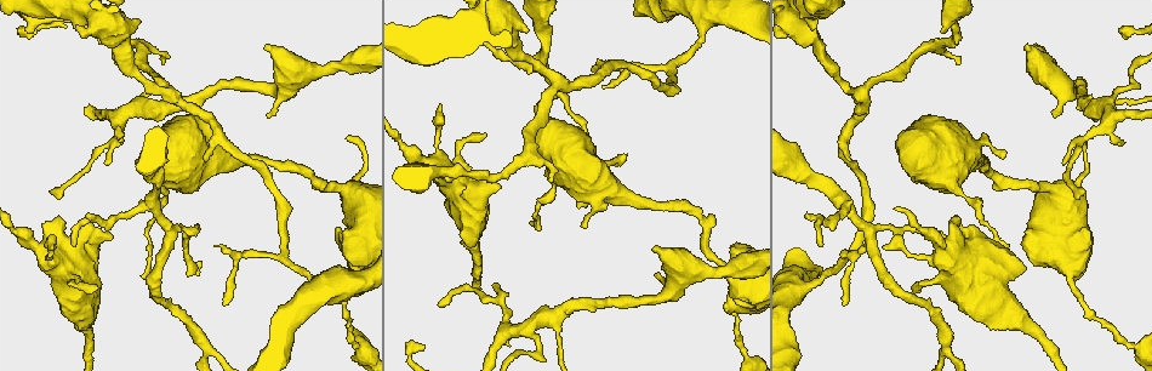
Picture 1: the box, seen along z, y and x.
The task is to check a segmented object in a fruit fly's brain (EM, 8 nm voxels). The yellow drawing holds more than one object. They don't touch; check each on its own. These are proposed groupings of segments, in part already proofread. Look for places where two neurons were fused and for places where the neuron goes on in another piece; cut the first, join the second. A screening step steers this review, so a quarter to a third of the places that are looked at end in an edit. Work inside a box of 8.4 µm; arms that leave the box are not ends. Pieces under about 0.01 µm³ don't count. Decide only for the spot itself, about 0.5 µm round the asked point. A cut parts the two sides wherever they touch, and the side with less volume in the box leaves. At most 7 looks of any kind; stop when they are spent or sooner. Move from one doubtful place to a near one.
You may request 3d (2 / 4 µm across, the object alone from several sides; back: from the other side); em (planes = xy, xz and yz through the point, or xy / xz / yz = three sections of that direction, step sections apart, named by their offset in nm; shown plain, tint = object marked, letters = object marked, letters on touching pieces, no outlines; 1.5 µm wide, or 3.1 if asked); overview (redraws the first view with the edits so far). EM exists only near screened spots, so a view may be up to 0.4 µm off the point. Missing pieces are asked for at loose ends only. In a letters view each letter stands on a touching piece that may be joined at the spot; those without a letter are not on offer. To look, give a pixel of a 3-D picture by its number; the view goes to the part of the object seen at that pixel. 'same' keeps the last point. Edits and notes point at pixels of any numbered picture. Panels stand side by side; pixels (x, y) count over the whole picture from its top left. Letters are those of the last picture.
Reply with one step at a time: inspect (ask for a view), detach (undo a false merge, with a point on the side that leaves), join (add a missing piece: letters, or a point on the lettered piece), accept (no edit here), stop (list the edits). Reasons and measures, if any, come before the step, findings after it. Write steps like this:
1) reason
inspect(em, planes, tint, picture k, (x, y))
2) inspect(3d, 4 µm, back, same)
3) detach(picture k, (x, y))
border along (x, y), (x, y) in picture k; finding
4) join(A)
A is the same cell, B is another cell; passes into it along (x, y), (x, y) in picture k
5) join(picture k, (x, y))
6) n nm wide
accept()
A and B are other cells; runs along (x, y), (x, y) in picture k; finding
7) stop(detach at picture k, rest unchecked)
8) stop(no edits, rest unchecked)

free end
inspect(em, planes, letters, picture 1, (862, 245))

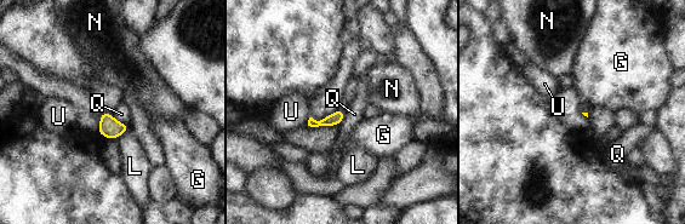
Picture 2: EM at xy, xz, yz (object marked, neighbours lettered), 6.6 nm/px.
Q touches over 140 nm
accept()
G, L, N, Q and U are other cells; none of them fits

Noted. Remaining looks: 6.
an open end
inspect(3d, 4 µm, picture 1, (266, 46))

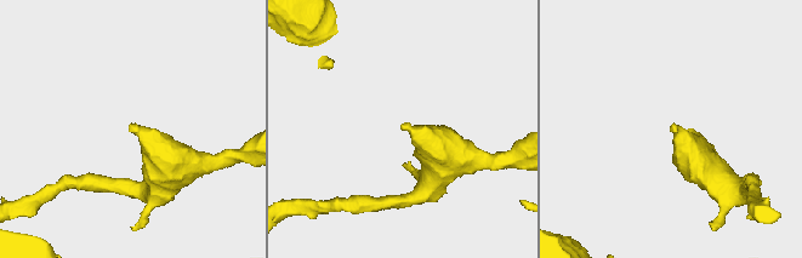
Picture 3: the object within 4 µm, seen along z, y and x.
need the tissue
inspect(em, planes, letters, picture 3, (671, 129))

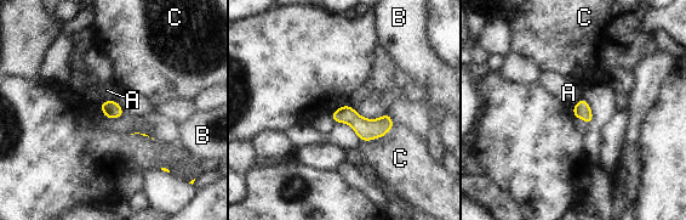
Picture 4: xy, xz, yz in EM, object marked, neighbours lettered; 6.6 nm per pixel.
accept()
A, B and C are other cells; border along (102, 99), (115, 100) in picture 4; none of them fits

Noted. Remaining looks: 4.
branch stops here
inspect(em, xz, step 8, letters, picture 1, (197, 271))

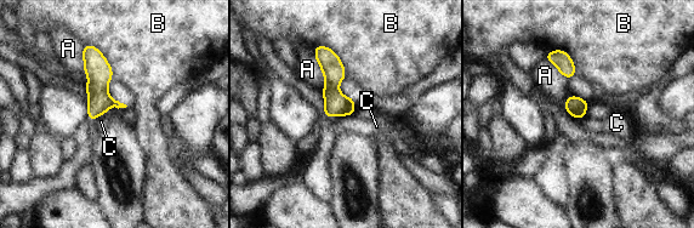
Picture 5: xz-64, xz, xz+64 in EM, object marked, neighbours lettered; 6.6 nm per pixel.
inspect(em, planes, letters, same)

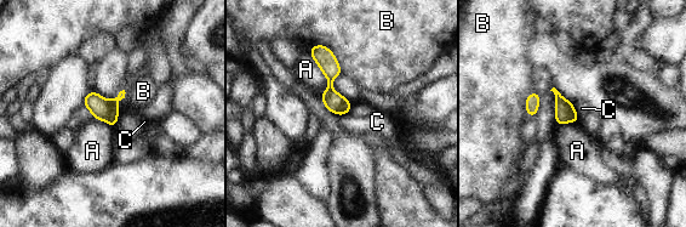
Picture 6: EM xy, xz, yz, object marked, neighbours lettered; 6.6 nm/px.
accept()
A, B and C are other cells; border along (309, 46), (325, 45), (342, 73) in picture 6; none of them fits

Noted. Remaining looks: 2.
stop(no edits, rest unchecked)

